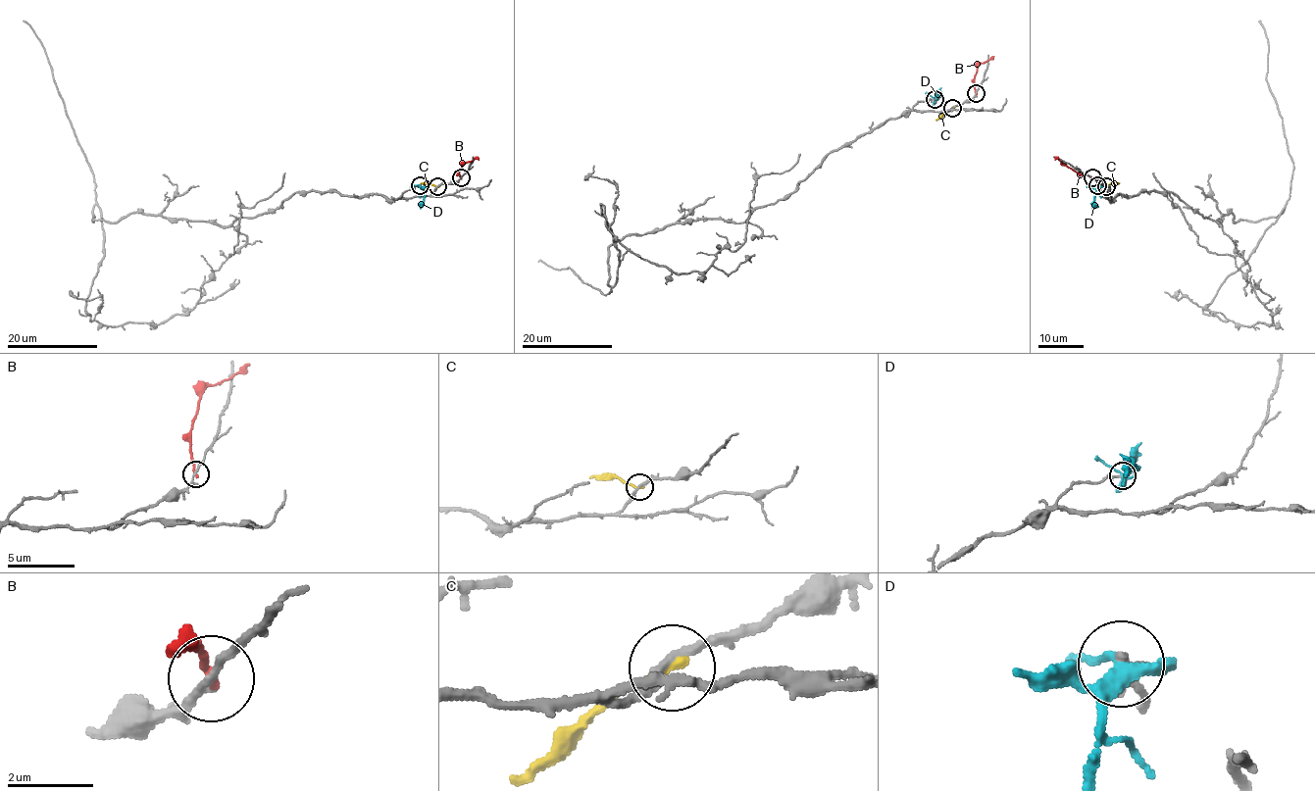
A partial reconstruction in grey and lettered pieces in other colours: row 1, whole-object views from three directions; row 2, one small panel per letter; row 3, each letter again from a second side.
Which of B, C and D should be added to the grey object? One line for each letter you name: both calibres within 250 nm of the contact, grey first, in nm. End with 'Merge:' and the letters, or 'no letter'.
Merge: no letter

